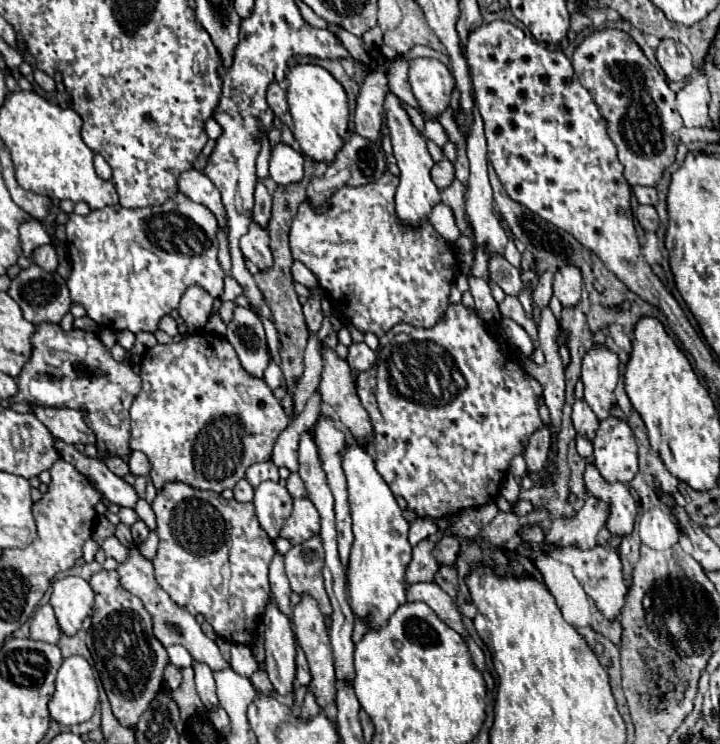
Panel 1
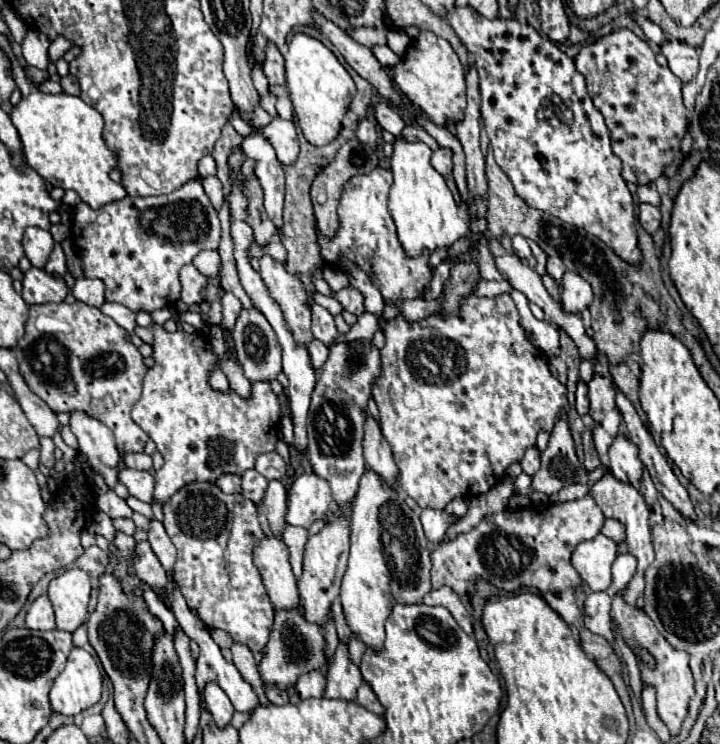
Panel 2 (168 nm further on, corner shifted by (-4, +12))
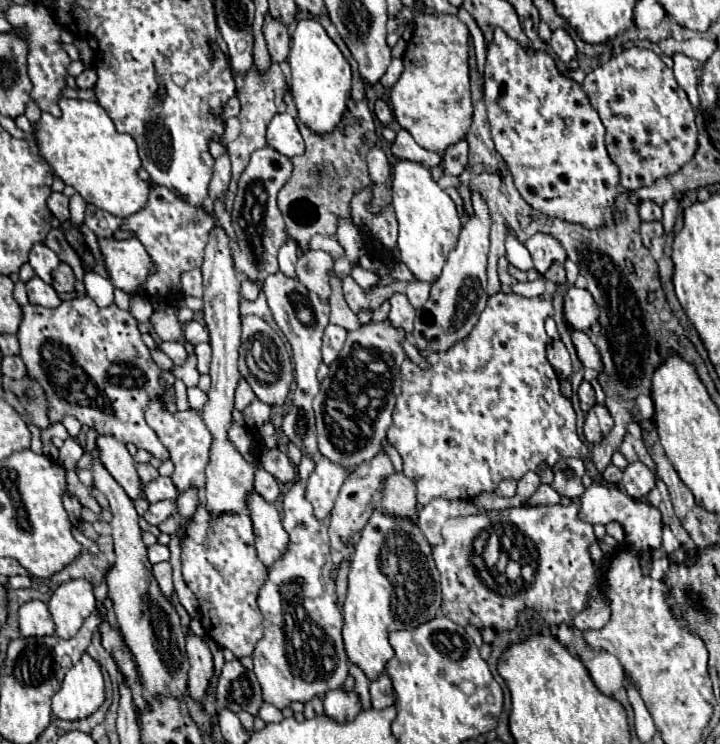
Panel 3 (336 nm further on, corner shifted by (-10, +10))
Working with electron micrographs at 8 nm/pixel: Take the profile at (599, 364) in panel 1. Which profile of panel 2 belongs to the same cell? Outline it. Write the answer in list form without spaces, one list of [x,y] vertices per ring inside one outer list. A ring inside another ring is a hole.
[[[594,374],[588,382],[588,396],[590,396],[590,416],[598,424],[606,412],[616,408],[616,384],[610,376]]]

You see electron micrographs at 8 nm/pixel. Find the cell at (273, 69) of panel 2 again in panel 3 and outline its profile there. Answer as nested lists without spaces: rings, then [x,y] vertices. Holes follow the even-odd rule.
[[[270,12],[264,16],[264,36],[274,62],[284,62],[290,52],[290,36],[286,32],[286,24],[274,18]]]

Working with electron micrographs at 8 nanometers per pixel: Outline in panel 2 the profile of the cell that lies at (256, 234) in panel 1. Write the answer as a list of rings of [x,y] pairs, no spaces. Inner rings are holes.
[[[262,256],[260,258],[260,274],[264,284],[270,290],[270,296],[274,296],[274,300],[278,300],[284,316],[286,316],[286,324],[294,334],[294,340],[298,340],[298,344],[308,344],[312,340],[312,332],[310,332],[310,300],[306,294],[304,284],[290,276],[284,266],[280,262],[276,262],[272,256]]]

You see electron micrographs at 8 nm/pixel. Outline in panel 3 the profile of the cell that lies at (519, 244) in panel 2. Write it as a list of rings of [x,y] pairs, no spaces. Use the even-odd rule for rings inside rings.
[[[536,232],[528,242],[526,242],[526,248],[528,252],[532,254],[532,260],[534,260],[534,268],[544,274],[550,264],[554,260],[558,262],[564,262],[566,260],[566,250],[560,246],[560,242],[550,236],[550,234],[542,234],[542,232]]]

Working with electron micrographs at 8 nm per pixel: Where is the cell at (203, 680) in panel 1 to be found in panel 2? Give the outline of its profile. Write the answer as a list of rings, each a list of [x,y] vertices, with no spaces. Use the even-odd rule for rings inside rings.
[[[208,682],[206,690],[204,690],[204,700],[208,704],[208,710],[212,712],[216,726],[226,726],[234,714],[234,708],[232,708],[226,692],[216,682]]]

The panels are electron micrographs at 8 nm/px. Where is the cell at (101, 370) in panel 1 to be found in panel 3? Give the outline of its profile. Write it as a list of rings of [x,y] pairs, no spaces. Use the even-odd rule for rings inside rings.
[[[90,296],[74,298],[70,302],[62,302],[58,308],[42,308],[34,304],[22,306],[22,322],[18,326],[18,342],[20,356],[28,368],[28,374],[40,382],[44,392],[48,394],[48,408],[52,422],[60,422],[66,414],[72,414],[80,420],[80,424],[96,428],[100,434],[114,436],[116,440],[128,444],[132,442],[136,448],[144,448],[158,460],[168,460],[170,454],[158,440],[156,432],[148,428],[144,412],[152,398],[166,404],[162,370],[150,356],[148,346],[142,342],[142,334],[138,330],[138,322],[126,310],[120,310],[116,304],[98,308]]]

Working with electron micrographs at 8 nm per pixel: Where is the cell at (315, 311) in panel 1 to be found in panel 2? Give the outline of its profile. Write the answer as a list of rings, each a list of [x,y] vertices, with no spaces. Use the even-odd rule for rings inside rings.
[[[312,304],[312,334],[314,334],[314,338],[322,340],[326,346],[330,346],[334,342],[334,338],[338,336],[332,314],[318,304]]]

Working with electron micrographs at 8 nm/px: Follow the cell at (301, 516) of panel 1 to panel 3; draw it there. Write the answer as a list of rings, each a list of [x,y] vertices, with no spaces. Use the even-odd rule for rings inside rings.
[[[324,456],[316,458],[316,468],[308,478],[308,490],[306,490],[306,498],[314,506],[316,518],[324,520],[326,516],[330,516],[330,510],[336,502],[336,496],[346,476],[348,470],[344,466],[334,464]]]

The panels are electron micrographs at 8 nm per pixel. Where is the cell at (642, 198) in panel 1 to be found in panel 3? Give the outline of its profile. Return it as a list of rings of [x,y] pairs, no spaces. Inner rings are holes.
[[[642,202],[640,208],[640,220],[642,222],[650,222],[650,220],[662,220],[662,208],[656,206],[654,202]]]

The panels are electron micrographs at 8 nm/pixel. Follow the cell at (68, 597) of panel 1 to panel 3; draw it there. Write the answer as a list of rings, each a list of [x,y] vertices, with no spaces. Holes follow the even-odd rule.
[[[70,580],[60,584],[48,602],[48,610],[56,624],[56,636],[62,640],[72,638],[88,614],[92,614],[94,606],[96,598],[88,580]]]

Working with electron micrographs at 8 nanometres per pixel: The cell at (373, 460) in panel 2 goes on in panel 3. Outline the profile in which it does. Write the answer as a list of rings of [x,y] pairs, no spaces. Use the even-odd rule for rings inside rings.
[[[396,472],[392,476],[388,476],[388,482],[384,482],[382,510],[388,516],[418,522],[416,486],[414,486],[414,482],[410,478],[406,478],[404,474],[396,474]]]

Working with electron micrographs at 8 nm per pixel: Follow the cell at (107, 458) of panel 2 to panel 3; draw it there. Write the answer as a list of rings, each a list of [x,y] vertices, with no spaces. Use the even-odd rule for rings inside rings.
[[[98,436],[96,444],[100,446],[100,460],[112,478],[126,490],[126,494],[136,502],[142,496],[142,482],[136,472],[134,458],[126,450],[126,446],[112,436]]]

